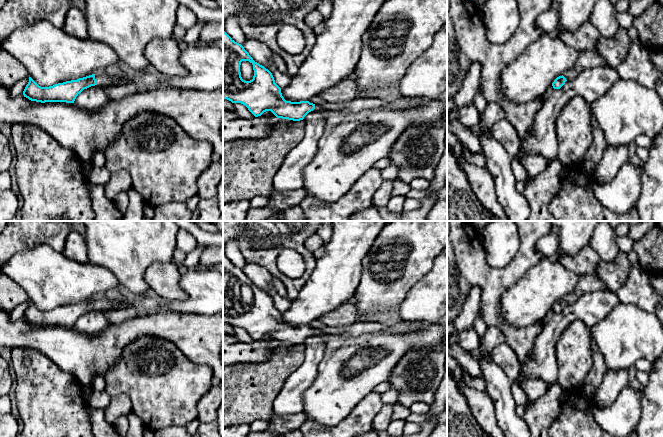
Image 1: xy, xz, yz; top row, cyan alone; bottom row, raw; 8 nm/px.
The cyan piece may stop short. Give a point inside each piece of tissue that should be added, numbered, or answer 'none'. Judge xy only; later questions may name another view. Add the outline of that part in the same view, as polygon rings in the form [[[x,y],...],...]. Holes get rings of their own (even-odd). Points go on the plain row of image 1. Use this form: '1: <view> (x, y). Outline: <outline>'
1: xy (204, 289). Outline: [[[185,269],[179,284],[186,293],[186,299],[182,301],[169,302],[154,294],[141,298],[133,297],[132,300],[127,298],[125,303],[96,297],[96,307],[104,314],[112,310],[127,310],[133,307],[139,316],[150,316],[161,312],[223,314],[223,275],[219,271]]]

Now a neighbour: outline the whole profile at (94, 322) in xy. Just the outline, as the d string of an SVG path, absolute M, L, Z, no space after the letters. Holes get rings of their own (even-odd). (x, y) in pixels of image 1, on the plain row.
M95 309L84 313L78 318L74 328L84 335L95 336L102 333L111 324L103 312Z

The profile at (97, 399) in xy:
M92 390L90 394L87 395L86 402L93 408L104 410L109 405L111 398L112 397L106 392L106 390Z

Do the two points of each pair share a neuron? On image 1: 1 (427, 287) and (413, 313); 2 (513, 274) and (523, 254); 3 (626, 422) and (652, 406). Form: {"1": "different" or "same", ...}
{"1": "same", "2": "same", "3": "different"}

